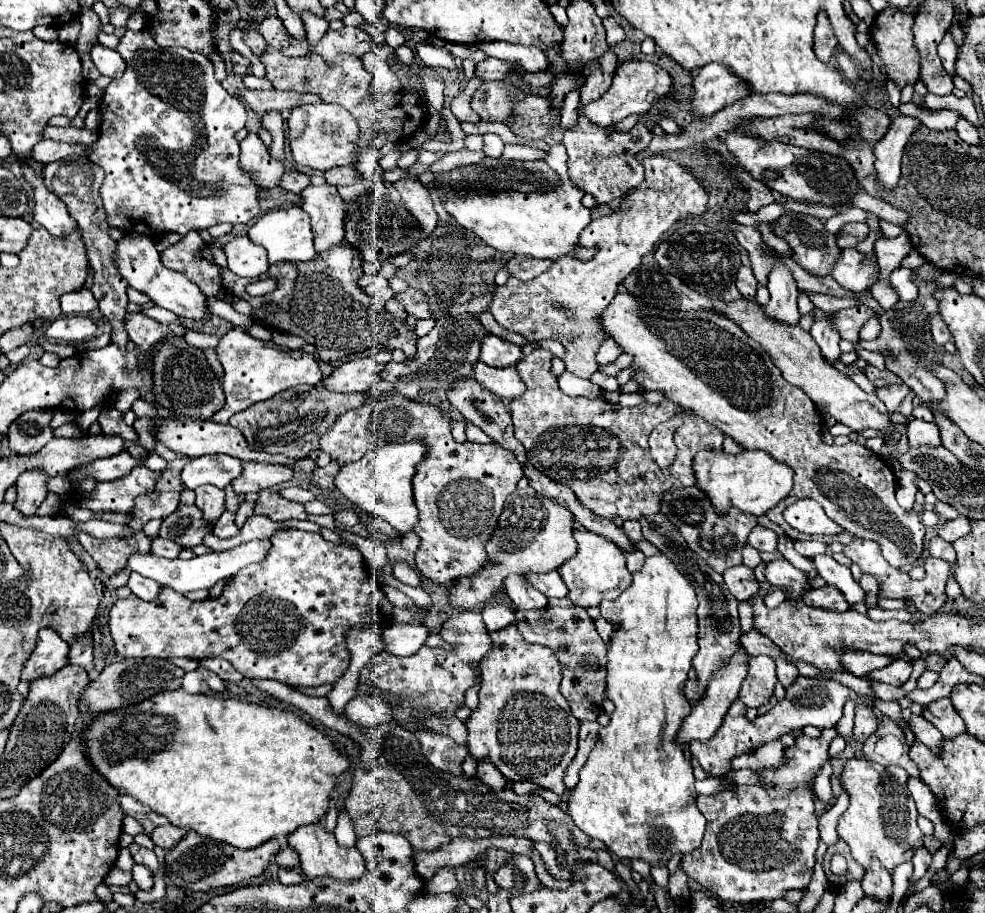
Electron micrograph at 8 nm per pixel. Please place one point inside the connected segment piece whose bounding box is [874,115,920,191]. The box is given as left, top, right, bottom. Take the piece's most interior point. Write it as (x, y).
(888, 152)

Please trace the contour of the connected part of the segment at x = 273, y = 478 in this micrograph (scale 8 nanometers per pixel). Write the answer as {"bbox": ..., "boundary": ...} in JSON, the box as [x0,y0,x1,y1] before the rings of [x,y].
{"bbox":[232,461,294,495],"boundary":[[[246,461],[242,475],[238,479],[234,479],[232,487],[236,493],[244,493],[244,495],[258,493],[262,489],[272,489],[274,485],[292,481],[292,475],[294,475],[292,467]]]}

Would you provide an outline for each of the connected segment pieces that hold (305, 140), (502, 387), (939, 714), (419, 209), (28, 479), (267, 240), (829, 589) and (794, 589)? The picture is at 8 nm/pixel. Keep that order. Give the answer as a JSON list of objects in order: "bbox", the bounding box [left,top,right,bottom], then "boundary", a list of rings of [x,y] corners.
[{"bbox":[288,103,356,171],"boundary":[[[314,103],[292,109],[288,119],[292,157],[300,165],[308,165],[318,171],[328,171],[336,165],[350,165],[356,147],[356,119],[336,103]]]},{"bbox":[474,361,526,399],"boundary":[[[478,361],[478,363],[474,363],[474,379],[482,387],[494,391],[494,395],[498,395],[502,399],[514,399],[526,391],[526,387],[514,367],[494,369],[494,367],[488,367],[482,361]]]},{"bbox":[922,697,966,739],"boundary":[[[950,697],[932,701],[930,705],[924,707],[922,715],[924,715],[926,721],[930,721],[934,727],[938,727],[946,739],[948,739],[948,737],[954,739],[954,737],[966,733],[964,721],[962,721],[962,717],[956,713],[956,709],[952,707]]]},{"bbox":[394,179,438,235],"boundary":[[[402,179],[402,181],[394,183],[394,187],[402,195],[404,207],[418,221],[420,231],[424,235],[428,235],[428,233],[432,233],[436,229],[438,215],[436,215],[436,211],[432,207],[432,199],[430,199],[428,191],[422,189],[418,183],[420,181],[416,181],[416,179]]]},{"bbox":[14,471,48,515],"boundary":[[[26,471],[26,475],[20,475],[16,481],[18,499],[14,507],[24,515],[34,515],[48,493],[46,481],[48,479],[42,479],[42,471]]]},{"bbox":[248,207,316,263],"boundary":[[[284,207],[284,209],[274,209],[274,211],[264,213],[248,229],[248,237],[268,251],[270,263],[278,263],[278,261],[296,263],[296,261],[310,261],[310,259],[316,257],[314,235],[312,235],[312,229],[310,229],[308,215],[302,207]]]},{"bbox":[802,585,850,611],"boundary":[[[826,585],[822,589],[810,589],[808,593],[804,593],[802,601],[812,605],[812,607],[822,607],[822,609],[832,609],[832,611],[850,609],[850,605],[846,603],[844,595],[832,585]]]},{"bbox":[766,559,810,599],"boundary":[[[786,559],[772,561],[772,563],[766,565],[766,581],[774,587],[790,589],[790,593],[788,593],[790,599],[798,599],[802,595],[804,587],[810,583],[808,573],[796,569]]]}]

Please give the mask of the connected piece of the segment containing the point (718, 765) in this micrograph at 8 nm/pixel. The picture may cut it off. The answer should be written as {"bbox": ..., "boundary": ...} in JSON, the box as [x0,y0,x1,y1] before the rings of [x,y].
{"bbox":[690,677,848,777],"boundary":[[[798,677],[786,689],[786,699],[780,701],[772,711],[756,717],[754,721],[748,721],[746,707],[740,701],[734,701],[723,719],[722,727],[716,731],[716,735],[712,739],[690,743],[690,755],[696,757],[696,761],[702,765],[702,769],[708,771],[712,777],[724,777],[730,771],[732,757],[736,757],[740,753],[748,753],[748,749],[760,747],[766,741],[778,739],[782,733],[790,733],[794,729],[804,729],[806,725],[814,725],[818,729],[834,727],[842,717],[842,707],[844,707],[846,699],[848,699],[846,685],[840,685],[836,681]]]}

